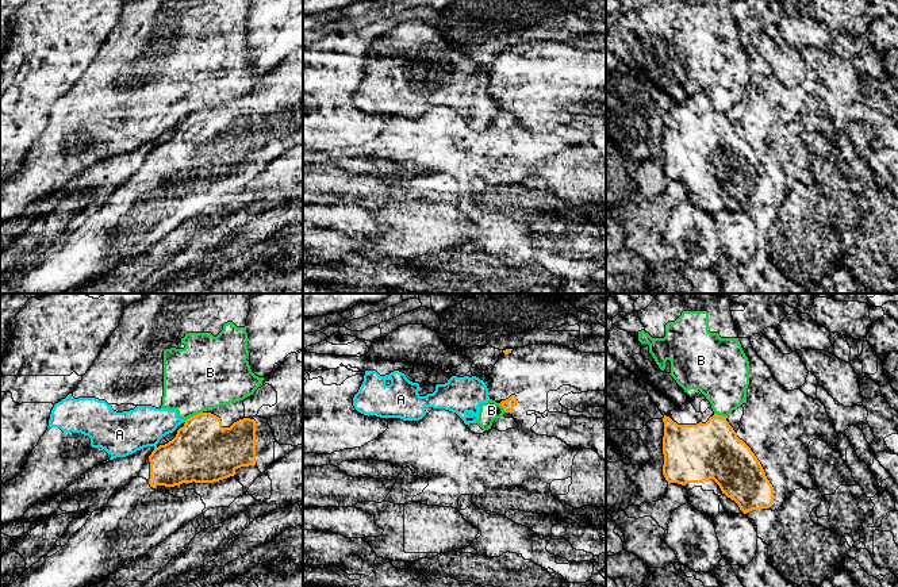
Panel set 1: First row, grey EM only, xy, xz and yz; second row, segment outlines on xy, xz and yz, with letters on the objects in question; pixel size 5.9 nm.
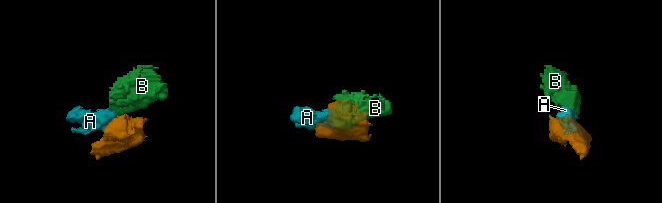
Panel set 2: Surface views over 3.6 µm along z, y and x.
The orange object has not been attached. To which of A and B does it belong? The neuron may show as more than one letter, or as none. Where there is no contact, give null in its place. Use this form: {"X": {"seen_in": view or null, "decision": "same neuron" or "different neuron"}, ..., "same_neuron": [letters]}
{"A": {"seen_in": null, "decision": "different neuron"}, "B": {"seen_in": "xy", "decision": "different neuron"}, "same_neuron": []}

